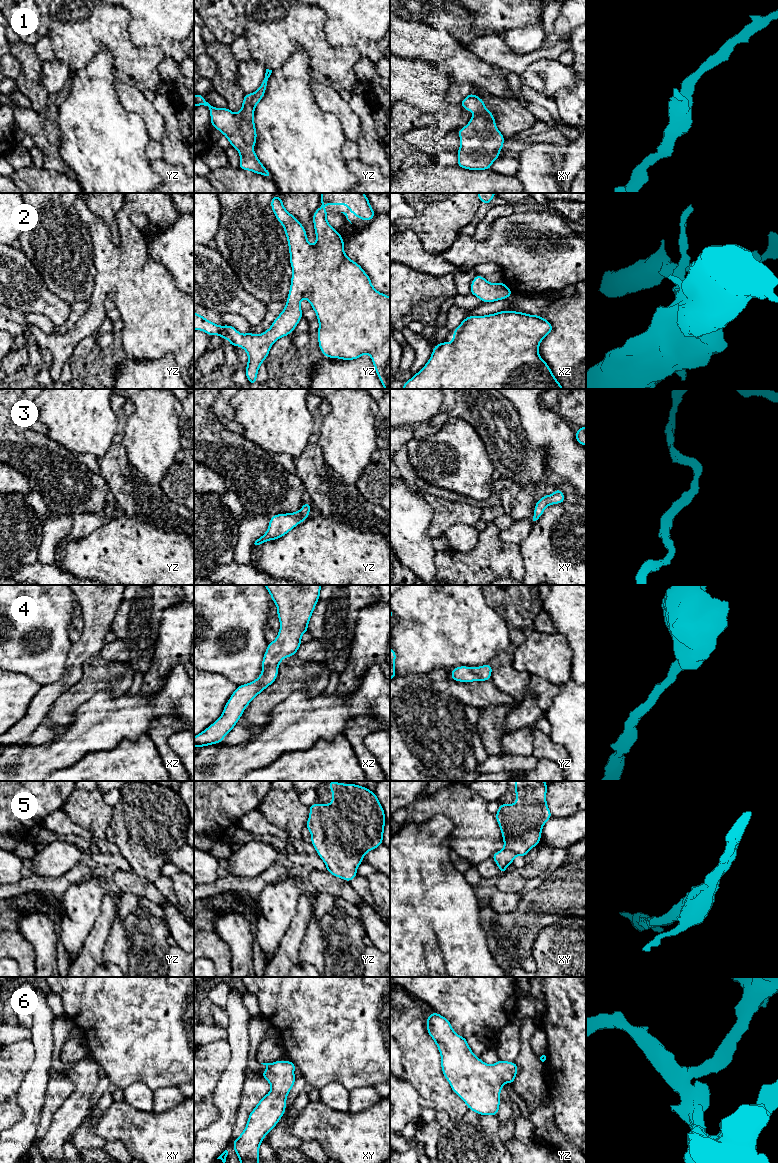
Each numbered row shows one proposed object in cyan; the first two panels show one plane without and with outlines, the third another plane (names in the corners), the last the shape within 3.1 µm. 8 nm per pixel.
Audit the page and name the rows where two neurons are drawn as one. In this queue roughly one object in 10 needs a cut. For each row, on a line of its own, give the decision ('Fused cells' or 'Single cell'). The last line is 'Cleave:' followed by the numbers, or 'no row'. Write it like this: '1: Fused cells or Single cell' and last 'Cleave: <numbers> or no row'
1: Single cell
2: Single cell
3: Single cell
4: Single cell
5: Single cell
6: Single cell
Cleave: no row

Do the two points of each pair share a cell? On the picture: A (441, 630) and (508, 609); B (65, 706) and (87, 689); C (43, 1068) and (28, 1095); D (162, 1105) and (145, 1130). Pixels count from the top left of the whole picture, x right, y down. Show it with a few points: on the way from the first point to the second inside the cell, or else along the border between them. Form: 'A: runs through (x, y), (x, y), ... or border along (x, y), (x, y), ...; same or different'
A: border along (483, 595), (486, 602), (504, 620), (509, 632); different
B: runs through (70, 701), (82, 691); same
C: runs through (38, 1075), (33, 1088); same
D: border along (177, 1104), (159, 1114), (152, 1112); different

